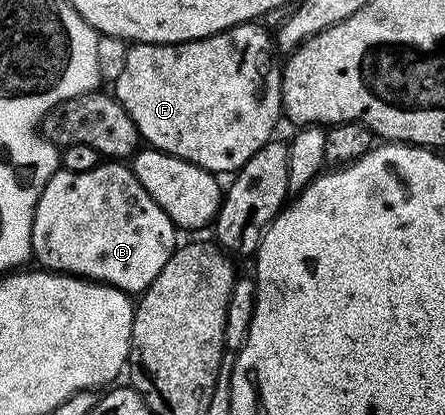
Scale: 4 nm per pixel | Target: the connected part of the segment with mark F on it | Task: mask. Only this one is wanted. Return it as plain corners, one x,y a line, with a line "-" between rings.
248,22
246,24
234,24
231,28
225,29
224,32
215,32
211,36
206,36
205,38
201,38
200,40
186,40
183,44
141,44
136,43
134,46
128,47
131,48
127,52
127,57
123,60
123,69
119,72
119,77
115,80
115,89
113,89
113,95
116,100
119,101
119,104
127,111
129,114
129,118
132,122
135,123
135,128
139,132
140,137
150,147
157,149
159,152
168,152
171,156
176,156
177,158
181,158
182,160
187,160
191,164
196,164
197,166
201,166
207,172
214,172
216,174
222,174
222,172
228,172
228,174
234,174
239,171
240,168
245,166
245,162
249,162
249,158
253,158
253,154
257,154
257,150
261,150
265,147
265,145
272,143
273,137
271,136
275,132
275,127
279,124
279,116
281,120
281,113
283,112
283,73
281,71
280,61
275,61
276,53
273,51
273,36
269,31
266,32
265,29
262,28
262,23
259,22

